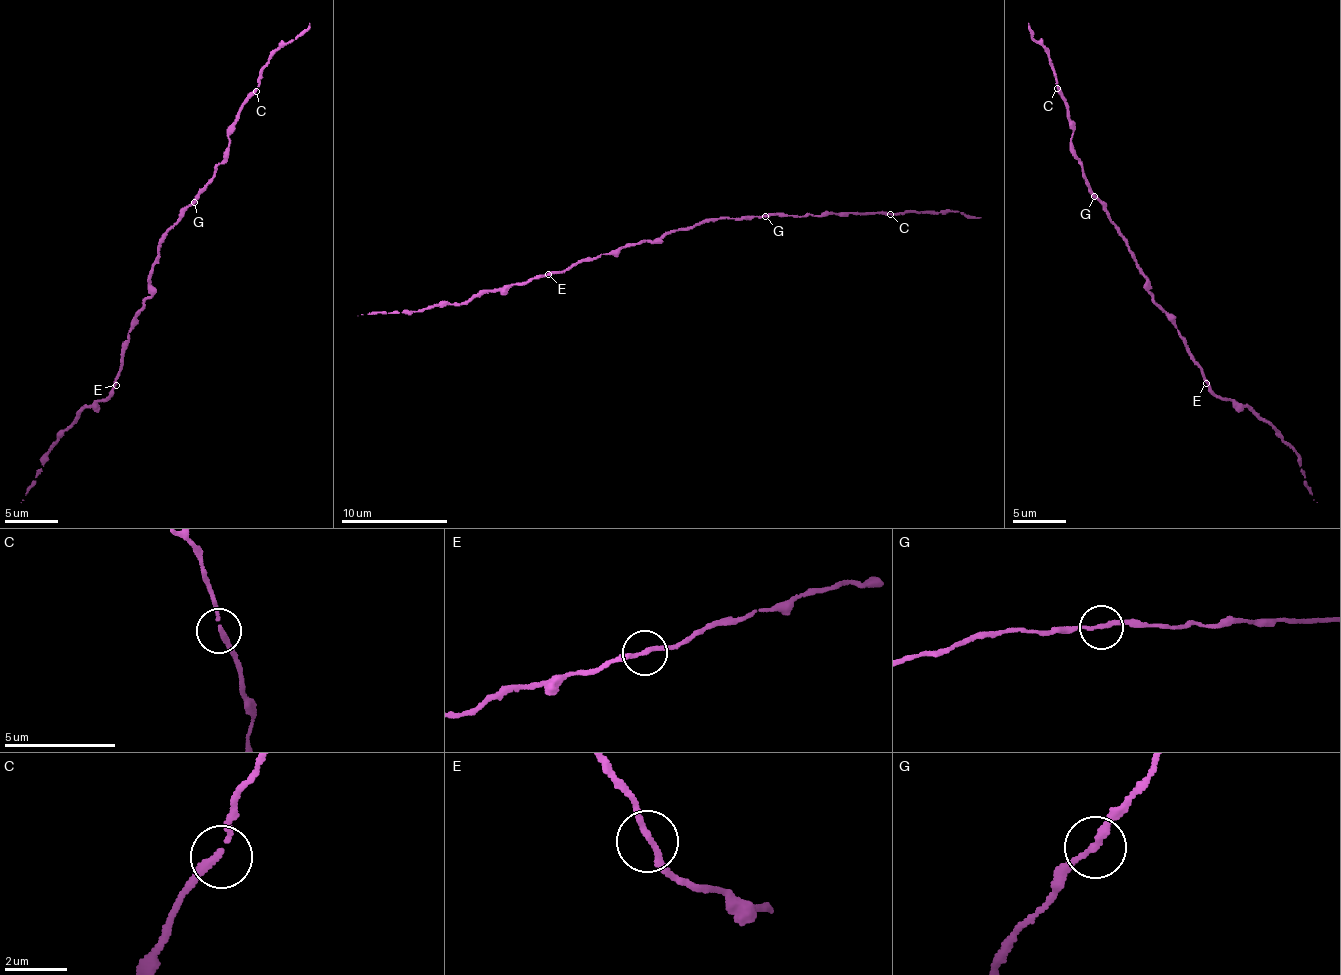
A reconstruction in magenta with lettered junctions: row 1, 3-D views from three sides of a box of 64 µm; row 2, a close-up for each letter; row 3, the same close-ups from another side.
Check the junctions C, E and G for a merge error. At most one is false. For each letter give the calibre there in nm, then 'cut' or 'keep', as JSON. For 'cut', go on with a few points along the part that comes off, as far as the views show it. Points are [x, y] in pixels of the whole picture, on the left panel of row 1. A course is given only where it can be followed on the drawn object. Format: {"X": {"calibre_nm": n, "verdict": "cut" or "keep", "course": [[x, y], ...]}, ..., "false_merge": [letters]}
{"C": {"calibre_nm": 180, "verdict": "keep"}, "E": {"calibre_nm": 180, "verdict": "keep"}, "G": {"calibre_nm": 170, "verdict": "keep"}, "false_merge": []}

